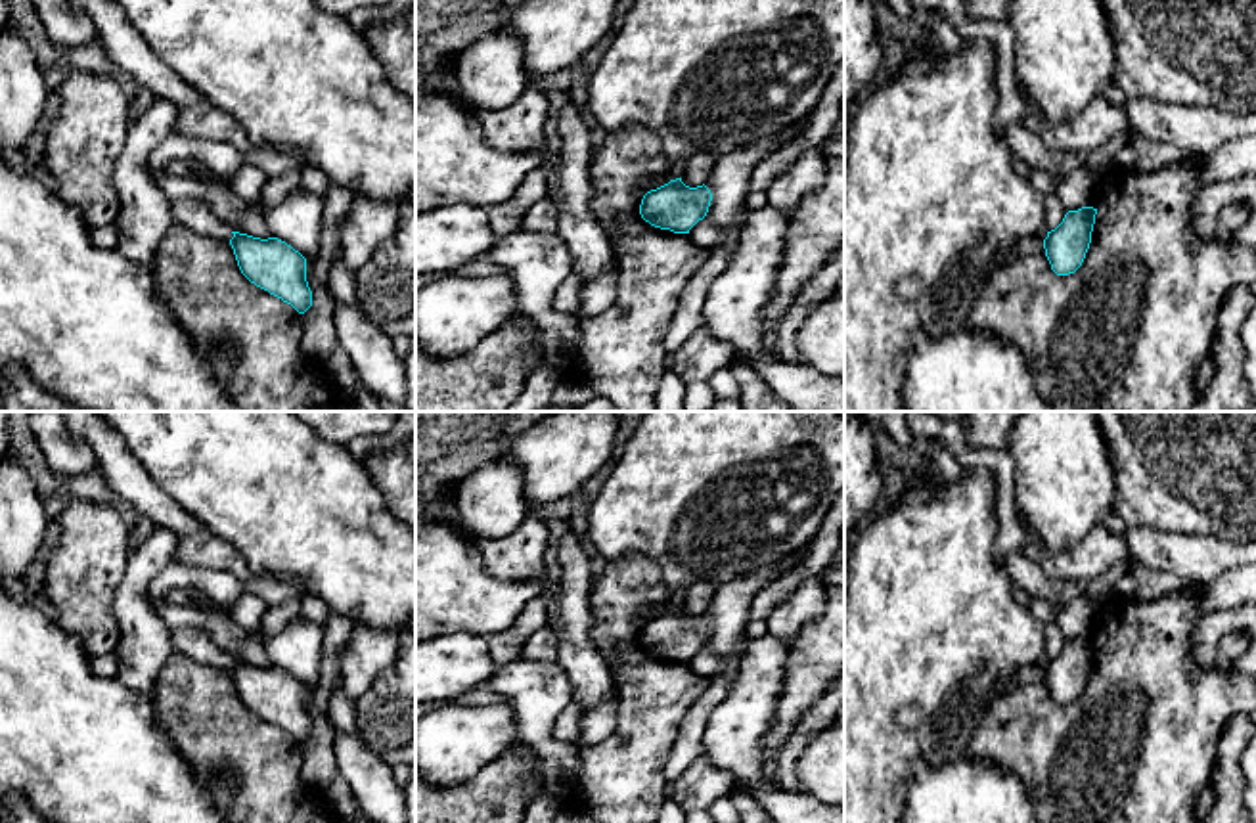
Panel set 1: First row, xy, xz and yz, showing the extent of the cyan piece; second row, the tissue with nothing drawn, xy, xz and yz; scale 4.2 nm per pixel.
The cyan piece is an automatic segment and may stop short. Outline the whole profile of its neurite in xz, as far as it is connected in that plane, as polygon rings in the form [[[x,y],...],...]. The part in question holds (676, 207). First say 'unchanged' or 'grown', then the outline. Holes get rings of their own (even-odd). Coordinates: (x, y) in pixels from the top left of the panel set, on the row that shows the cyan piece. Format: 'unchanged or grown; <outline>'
unchanged; [[[676,178],[647,191],[641,199],[639,214],[655,228],[689,234],[706,216],[710,201],[712,193],[705,184],[689,188],[682,178]]]

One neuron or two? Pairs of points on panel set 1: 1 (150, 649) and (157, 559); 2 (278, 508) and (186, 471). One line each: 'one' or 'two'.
1: one
2: one

